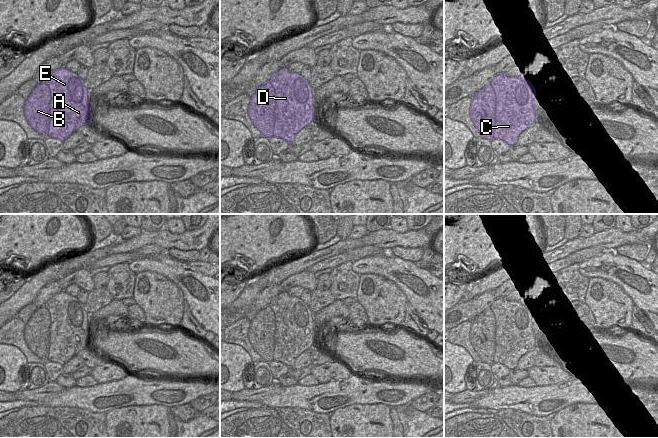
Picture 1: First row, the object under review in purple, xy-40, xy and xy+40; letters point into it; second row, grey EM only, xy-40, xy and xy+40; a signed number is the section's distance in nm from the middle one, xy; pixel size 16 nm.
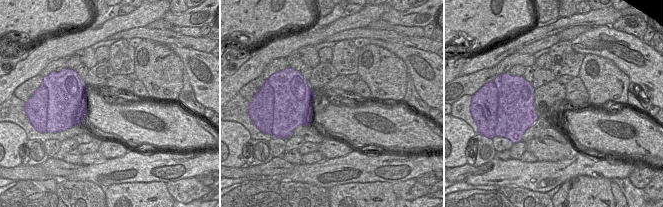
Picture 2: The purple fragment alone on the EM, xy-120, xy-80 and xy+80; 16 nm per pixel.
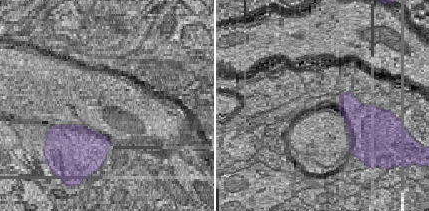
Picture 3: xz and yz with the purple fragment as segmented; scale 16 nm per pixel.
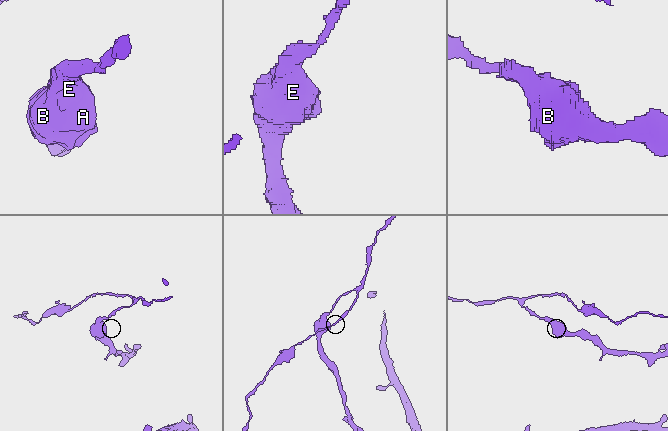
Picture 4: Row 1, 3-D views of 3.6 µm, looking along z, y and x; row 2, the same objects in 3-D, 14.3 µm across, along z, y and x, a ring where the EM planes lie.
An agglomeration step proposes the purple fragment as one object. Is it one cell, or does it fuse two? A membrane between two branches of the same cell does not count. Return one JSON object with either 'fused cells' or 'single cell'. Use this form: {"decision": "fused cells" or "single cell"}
{"decision": "fused cells"}

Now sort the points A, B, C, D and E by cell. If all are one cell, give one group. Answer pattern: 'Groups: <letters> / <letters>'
Groups: A C D E / B.

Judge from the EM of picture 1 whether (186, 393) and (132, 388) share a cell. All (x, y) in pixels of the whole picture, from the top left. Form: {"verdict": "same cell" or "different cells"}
{"verdict": "same cell"}

